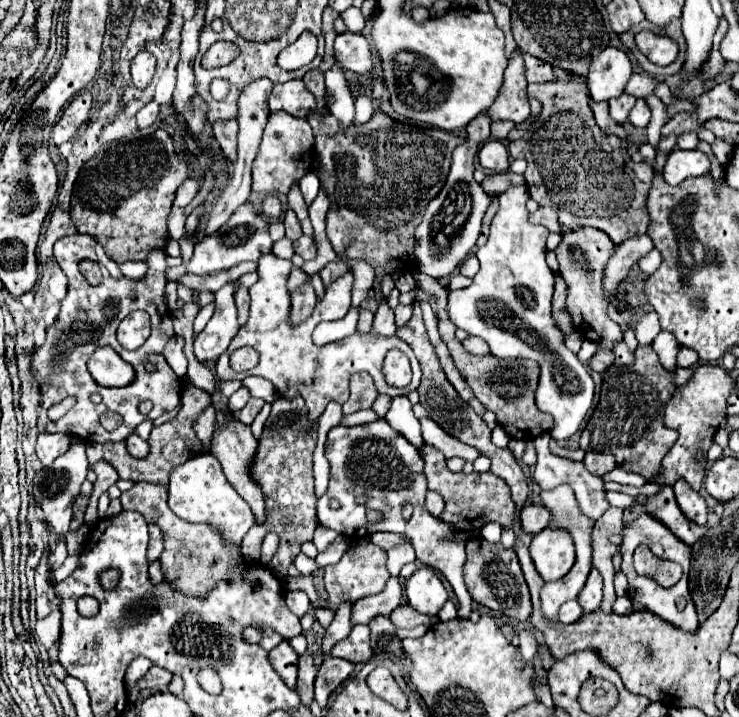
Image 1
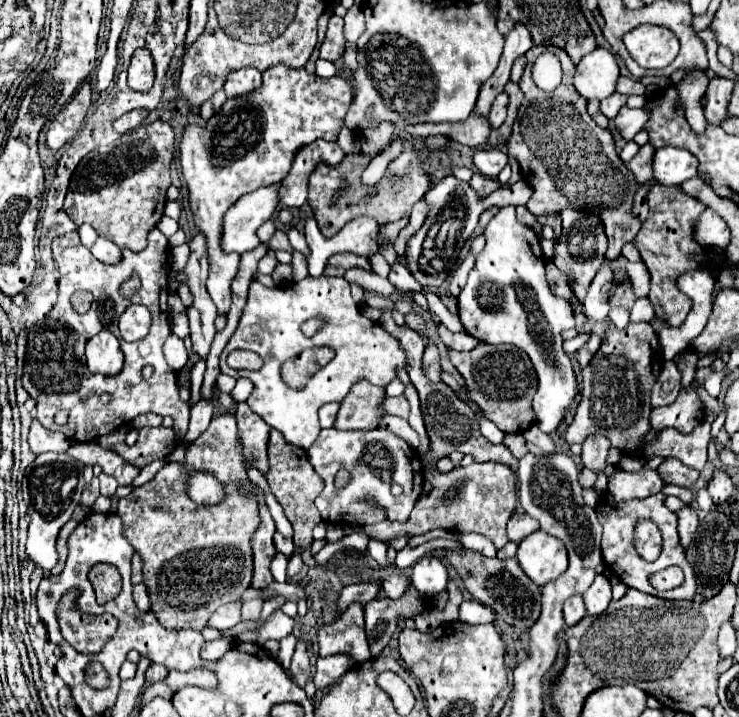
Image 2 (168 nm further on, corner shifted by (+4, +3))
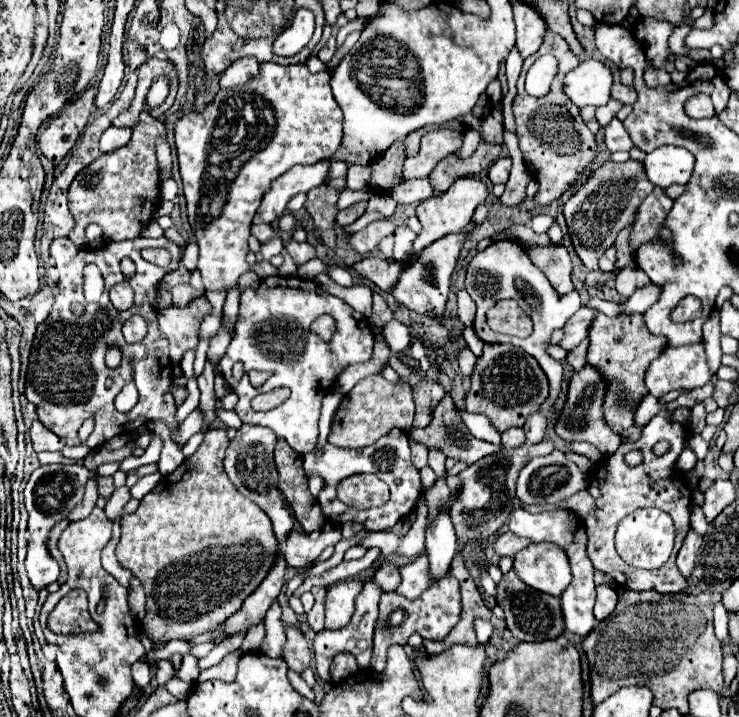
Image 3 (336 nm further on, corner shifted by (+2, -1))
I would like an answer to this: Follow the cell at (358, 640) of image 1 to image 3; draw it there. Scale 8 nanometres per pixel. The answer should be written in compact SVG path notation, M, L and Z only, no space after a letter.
M366 582L364 588L362 588L362 592L356 598L356 608L354 608L350 624L346 624L346 628L338 628L338 630L326 630L324 628L324 630L320 630L316 634L314 656L316 656L316 670L318 670L318 676L322 680L328 682L328 666L330 666L332 658L336 654L342 654L342 652L354 654L356 660L358 660L358 666L360 668L368 668L370 658L372 658L372 632L374 632L374 624L376 624L376 618L378 618L378 600L380 600L380 594L382 594L382 590L374 582Z

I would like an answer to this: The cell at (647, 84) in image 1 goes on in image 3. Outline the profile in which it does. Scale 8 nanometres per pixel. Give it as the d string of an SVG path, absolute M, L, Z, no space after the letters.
M616 82L614 86L612 86L612 98L616 98L616 100L620 100L620 102L624 102L624 104L634 104L636 102L636 92L634 92L634 88L628 88L628 86L624 86L622 82Z

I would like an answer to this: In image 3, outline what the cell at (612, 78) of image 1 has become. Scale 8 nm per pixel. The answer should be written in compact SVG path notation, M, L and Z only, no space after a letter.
M588 58L582 64L578 64L572 72L566 74L566 78L564 78L564 92L580 108L584 108L588 104L592 104L592 106L604 106L610 100L612 80L614 80L612 78L612 70L604 62L594 60L594 58Z

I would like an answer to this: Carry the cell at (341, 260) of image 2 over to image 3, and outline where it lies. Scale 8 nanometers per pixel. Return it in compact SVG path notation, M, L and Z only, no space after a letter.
M364 258L360 262L356 262L352 266L352 270L356 270L360 276L368 278L370 282L374 282L380 290L390 290L398 276L400 276L400 270L404 268L406 262L394 262L394 260L386 260L386 258Z

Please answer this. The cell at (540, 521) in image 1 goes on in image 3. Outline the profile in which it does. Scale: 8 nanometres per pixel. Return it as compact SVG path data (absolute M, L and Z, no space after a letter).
M504 532L496 540L496 552L498 556L516 556L516 552L526 548L528 544L530 540L522 540L520 536L514 536L512 532Z

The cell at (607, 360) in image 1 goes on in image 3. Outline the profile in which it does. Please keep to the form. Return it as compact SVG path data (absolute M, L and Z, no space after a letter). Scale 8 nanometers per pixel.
M584 340L582 344L578 344L574 350L570 350L568 352L568 358L566 358L566 362L578 372L578 370L582 370L582 366L586 366L586 352L588 352L588 340Z

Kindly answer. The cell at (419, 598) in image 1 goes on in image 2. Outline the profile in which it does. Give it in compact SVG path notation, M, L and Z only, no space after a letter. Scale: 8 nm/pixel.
M436 556L420 558L412 568L412 586L416 586L418 592L428 598L446 590L446 582L448 582L446 564Z

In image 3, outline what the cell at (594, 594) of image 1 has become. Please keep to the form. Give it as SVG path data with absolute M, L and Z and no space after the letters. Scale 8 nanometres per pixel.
M596 586L598 598L596 598L596 606L594 606L594 616L596 620L604 620L616 606L618 602L618 594L612 586Z

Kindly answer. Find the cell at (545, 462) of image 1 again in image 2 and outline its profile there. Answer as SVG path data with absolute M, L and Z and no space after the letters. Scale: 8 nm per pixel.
M536 424L524 432L524 438L526 438L528 450L530 450L532 454L536 454L536 456L546 456L546 454L556 452L552 438L550 438L548 434L540 432L540 428L538 428Z

